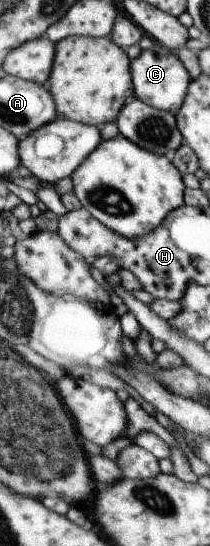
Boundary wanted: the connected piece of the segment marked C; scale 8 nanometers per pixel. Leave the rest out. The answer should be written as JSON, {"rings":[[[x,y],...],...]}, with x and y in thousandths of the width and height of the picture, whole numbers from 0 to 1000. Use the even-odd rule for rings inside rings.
{"rings":[[[729,73],[729,86],[686,92],[624,115],[629,141],[643,152],[638,178],[667,179],[757,201],[857,203],[895,174],[905,152],[905,134],[876,123],[876,115],[848,108],[848,101],[776,84],[752,75]]]}

